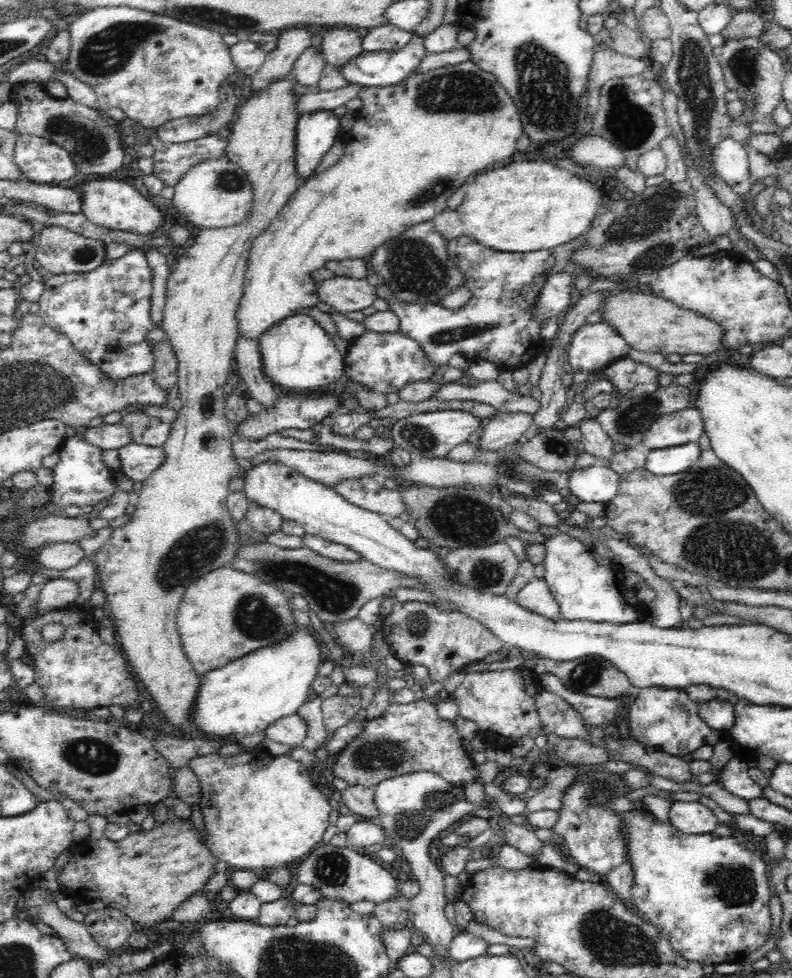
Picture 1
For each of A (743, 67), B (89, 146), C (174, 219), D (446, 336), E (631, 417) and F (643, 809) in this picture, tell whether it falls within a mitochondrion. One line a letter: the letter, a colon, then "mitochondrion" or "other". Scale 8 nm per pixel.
A: mitochondrion
B: mitochondrion
C: other
D: mitochondrion
E: mitochondrion
F: other

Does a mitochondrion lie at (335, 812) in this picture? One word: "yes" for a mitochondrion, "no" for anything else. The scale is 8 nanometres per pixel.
no

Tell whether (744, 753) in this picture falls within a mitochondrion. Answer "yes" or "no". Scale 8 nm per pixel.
no

